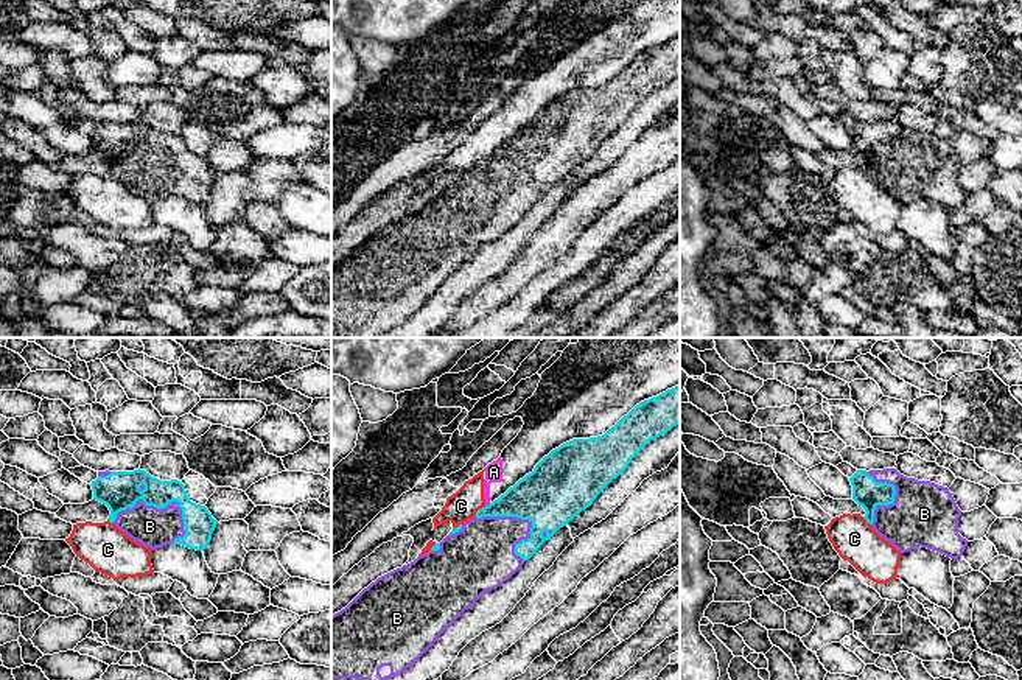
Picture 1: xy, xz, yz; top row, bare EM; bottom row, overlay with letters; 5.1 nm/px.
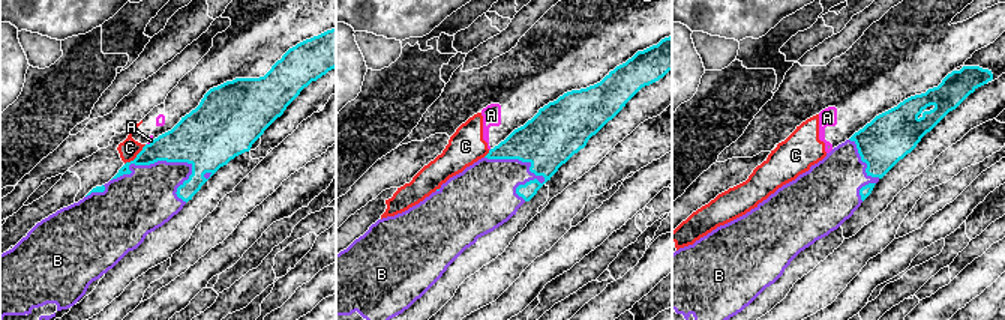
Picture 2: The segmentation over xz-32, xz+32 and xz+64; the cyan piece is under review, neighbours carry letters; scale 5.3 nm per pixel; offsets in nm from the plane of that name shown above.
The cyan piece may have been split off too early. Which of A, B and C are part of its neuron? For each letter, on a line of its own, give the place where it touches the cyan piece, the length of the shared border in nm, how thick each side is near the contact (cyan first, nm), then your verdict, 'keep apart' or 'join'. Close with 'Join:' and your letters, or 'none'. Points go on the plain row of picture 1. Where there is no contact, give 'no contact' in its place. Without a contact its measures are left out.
A: contact xz (489, 156); length 40 nm; calibres 240 and 100 nm; keep apart
B: contact xy (157, 159); length 380 nm; calibres 200 and 200 nm; join
C: contact xz (479, 161); length 80 nm; calibres 200 and 160 nm; keep apart
Join: B

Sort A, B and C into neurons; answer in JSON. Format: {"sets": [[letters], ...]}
{"sets": [["A", "C"], ["B"]]}

